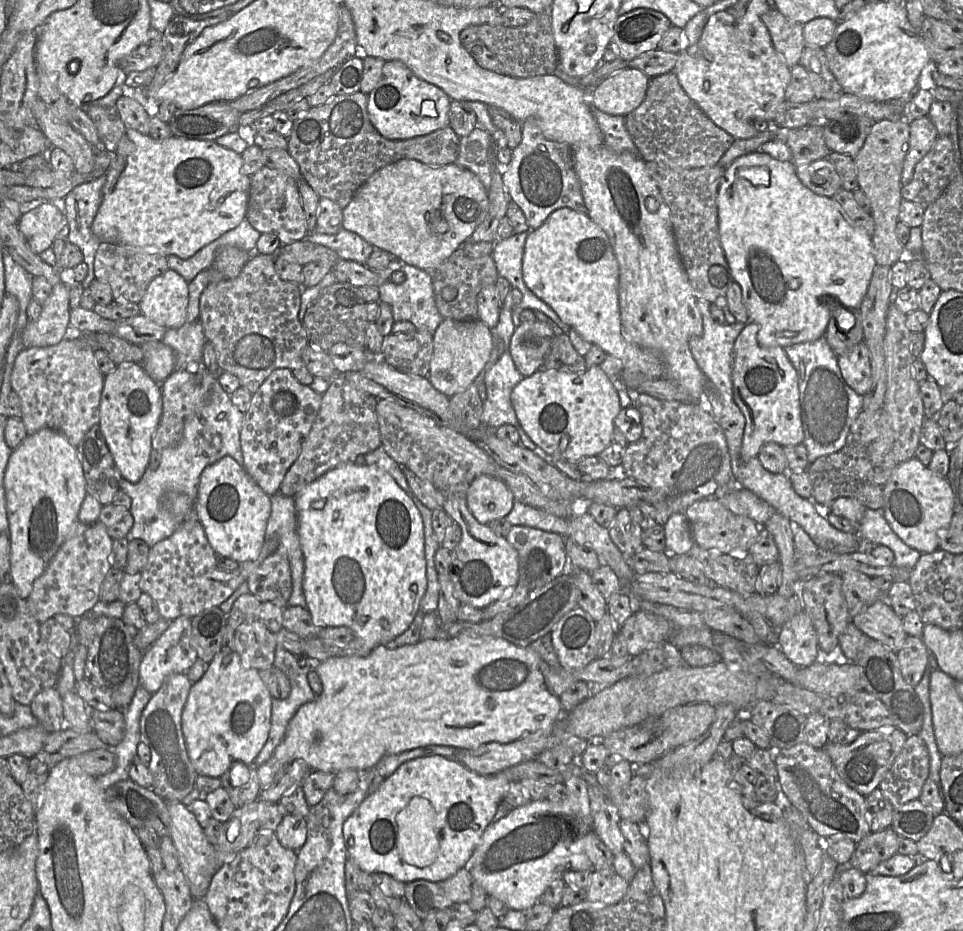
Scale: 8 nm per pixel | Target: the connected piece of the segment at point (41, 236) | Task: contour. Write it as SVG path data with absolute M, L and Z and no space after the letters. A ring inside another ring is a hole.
M44 202L22 214L17 226L32 252L39 255L52 247L67 217L52 202Z

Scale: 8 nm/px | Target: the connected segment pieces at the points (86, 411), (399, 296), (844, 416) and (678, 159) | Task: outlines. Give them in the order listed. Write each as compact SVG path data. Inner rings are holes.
M69 333L58 344L48 347L24 348L16 357L11 373L11 387L21 401L21 420L27 434L50 428L63 434L76 447L88 430L99 424L99 407L104 376L99 371L93 348L80 334Z
M392 258L388 268L393 272L402 271L406 279L402 284L397 285L391 281L386 281L379 286L380 301L391 306L395 322L410 321L418 331L428 331L434 334L443 318L436 306L434 289L429 273L408 265L399 258Z
M825 336L783 349L798 375L803 444L811 464L817 458L838 452L844 447L850 427L862 411L863 396L857 394L845 382L837 356Z
M673 71L650 78L643 102L625 116L625 126L641 158L673 170L716 165L735 141L687 95Z

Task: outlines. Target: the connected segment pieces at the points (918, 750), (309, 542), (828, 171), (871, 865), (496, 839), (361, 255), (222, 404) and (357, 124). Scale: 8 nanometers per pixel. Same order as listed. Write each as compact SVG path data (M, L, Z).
M918 735L908 736L878 789L894 808L919 799L929 776L929 753Z
M342 463L309 483L294 496L297 532L304 557L303 591L313 623L321 628L349 627L355 637L374 646L385 645L403 633L411 625L427 589L424 525L420 511L412 498L397 484L394 478L379 466Z
M828 158L798 168L797 175L805 187L820 196L833 197L842 188L841 178Z
M892 827L871 832L856 845L849 863L864 874L870 873L879 863L897 853L898 834Z
M578 763L564 771L566 797L560 802L549 800L531 800L528 804L514 808L509 814L490 823L484 830L472 856L465 865L473 882L479 884L488 896L502 901L509 910L526 912L539 902L546 888L556 879L562 879L568 870L590 871L593 865L587 856L584 845L585 837L593 831L593 817L586 781L581 777Z
M341 229L337 234L324 234L318 231L309 232L306 240L323 245L335 251L341 260L351 260L366 264L368 257L374 251L374 246L354 232Z
M214 381L213 386L208 390L208 401L200 410L185 418L183 436L180 442L161 451L158 467L155 470L146 468L142 478L137 483L131 483L124 478L119 480L119 488L131 498L129 511L134 521L127 534L129 541L141 539L151 548L157 542L169 537L184 521L184 518L176 518L165 509L163 503L165 492L185 494L193 500L193 510L195 510L199 479L205 467L224 456L230 456L244 468L240 446L243 417L244 414L232 404L230 395Z
M360 90L353 94L337 94L327 103L311 107L306 114L296 119L288 137L288 151L299 165L303 179L320 197L334 201L341 209L350 203L356 191L374 172L389 164L402 159L414 159L430 167L442 167L454 163L459 154L460 138L450 125L430 134L405 140L384 138L370 121L367 110L368 98L369 94Z

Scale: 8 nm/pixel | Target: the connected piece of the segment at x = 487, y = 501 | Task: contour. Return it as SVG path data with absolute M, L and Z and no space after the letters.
M488 475L476 477L470 484L466 501L473 516L483 525L505 518L514 506L514 496L501 480Z

